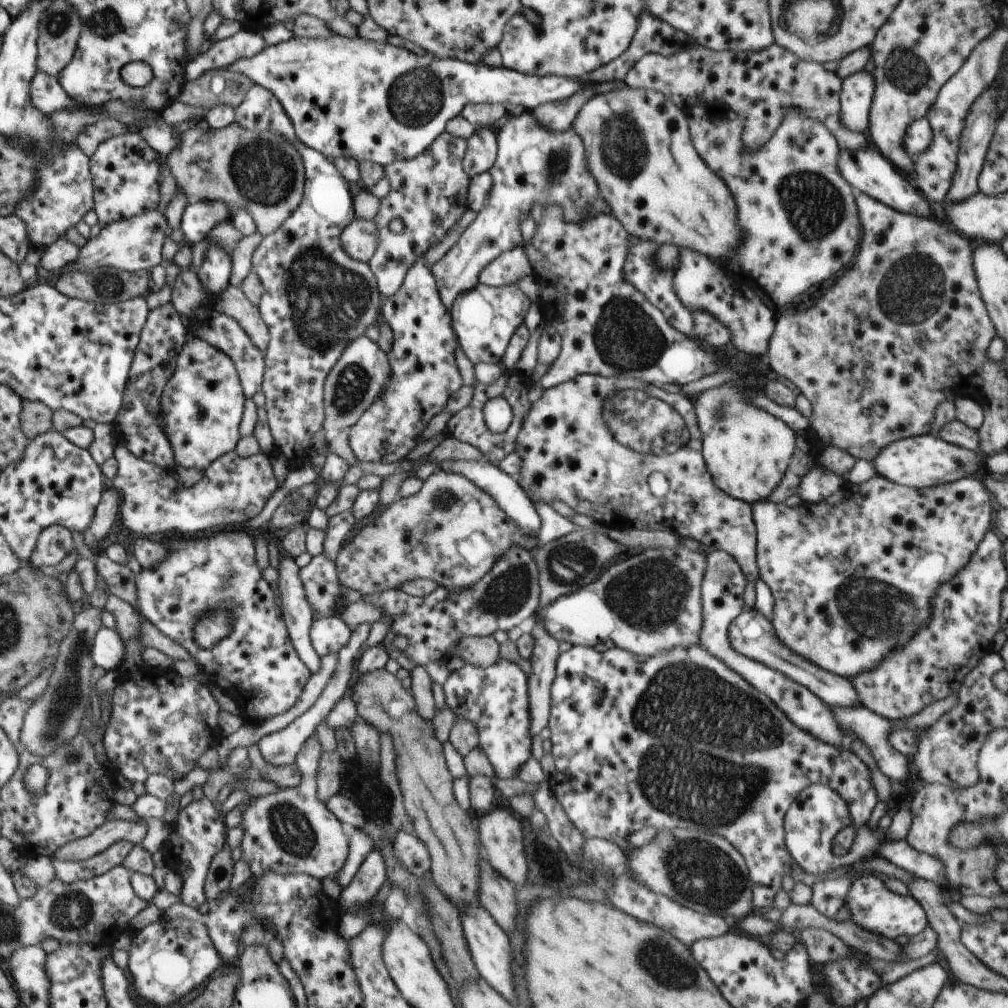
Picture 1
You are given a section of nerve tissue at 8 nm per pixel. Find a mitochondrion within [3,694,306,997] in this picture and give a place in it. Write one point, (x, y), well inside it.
(71, 910)

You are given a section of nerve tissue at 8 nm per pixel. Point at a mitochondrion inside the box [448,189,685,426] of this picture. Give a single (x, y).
(626, 337)

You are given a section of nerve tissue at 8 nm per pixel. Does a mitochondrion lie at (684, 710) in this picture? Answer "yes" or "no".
yes

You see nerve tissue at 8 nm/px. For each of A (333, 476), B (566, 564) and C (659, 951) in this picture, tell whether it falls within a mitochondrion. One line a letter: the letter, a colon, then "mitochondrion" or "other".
A: other
B: mitochondrion
C: mitochondrion

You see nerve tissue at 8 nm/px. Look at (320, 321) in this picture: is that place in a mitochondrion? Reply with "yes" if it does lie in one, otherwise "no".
yes

